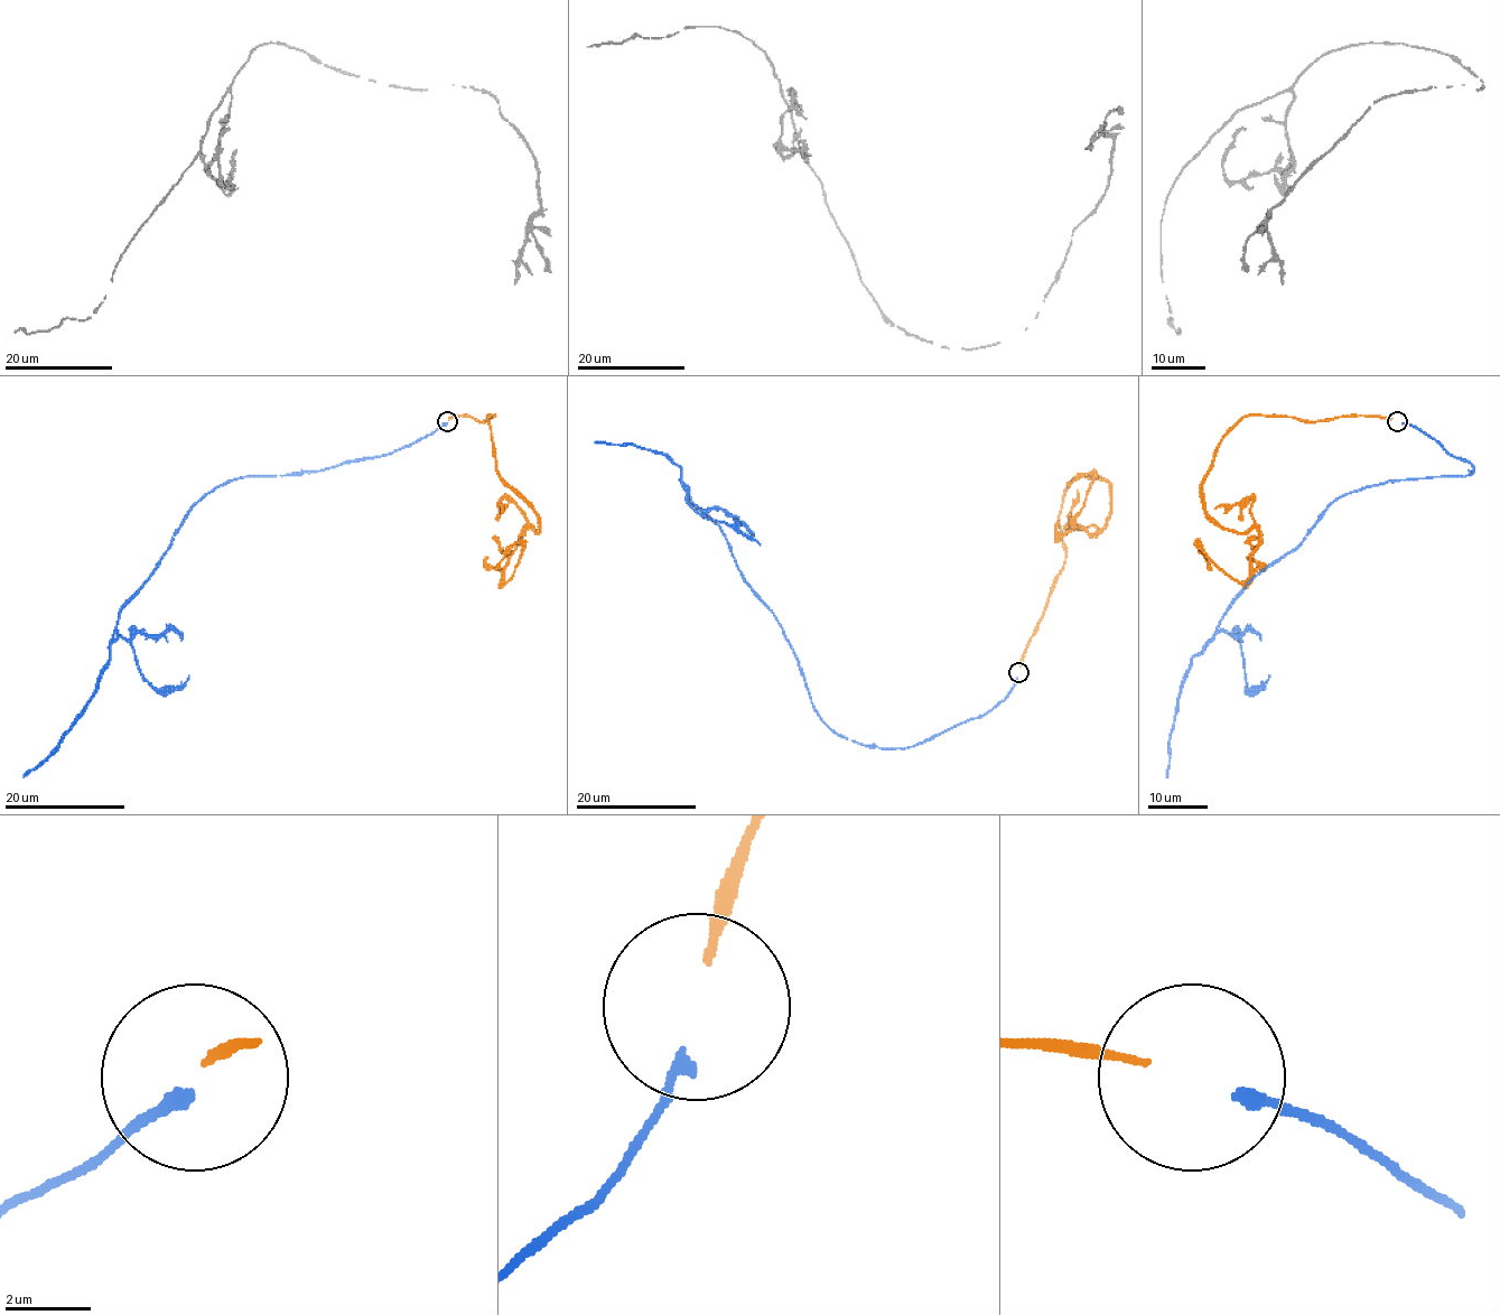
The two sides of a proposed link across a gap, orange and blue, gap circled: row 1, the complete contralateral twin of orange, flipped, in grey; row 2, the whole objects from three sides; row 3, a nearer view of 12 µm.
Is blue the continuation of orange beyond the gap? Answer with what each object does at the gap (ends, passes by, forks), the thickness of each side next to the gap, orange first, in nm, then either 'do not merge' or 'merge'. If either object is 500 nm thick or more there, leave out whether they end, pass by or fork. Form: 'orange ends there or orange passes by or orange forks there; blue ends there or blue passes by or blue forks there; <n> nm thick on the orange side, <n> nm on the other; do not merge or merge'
orange ends there; blue ends there; 170 nm thick on the orange side, 320 nm on the other; merge

